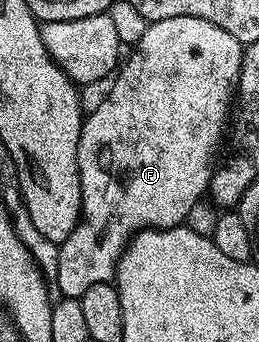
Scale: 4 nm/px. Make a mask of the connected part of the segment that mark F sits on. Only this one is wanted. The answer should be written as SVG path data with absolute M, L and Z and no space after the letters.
M175 16L167 20L150 22L146 25L143 36L139 39L137 45L132 47L130 54L133 55L129 59L126 57L120 63L115 77L112 79L112 82L114 81L113 87L108 87L103 101L88 111L87 117L81 124L81 136L77 149L77 167L81 180L81 217L77 226L71 232L71 236L67 236L67 240L60 243L57 251L55 285L57 285L58 295L61 298L80 300L83 292L87 292L87 288L91 288L91 284L113 282L121 256L125 253L134 234L140 234L143 230L169 230L173 226L182 225L188 219L191 208L195 208L195 204L206 197L209 179L212 178L215 169L213 153L217 150L217 141L220 140L221 133L224 130L226 133L227 123L231 118L231 103L234 101L237 81L241 75L242 53L243 44L239 40L235 40L235 36L231 36L231 32L223 32L223 28L219 28L202 18Z

